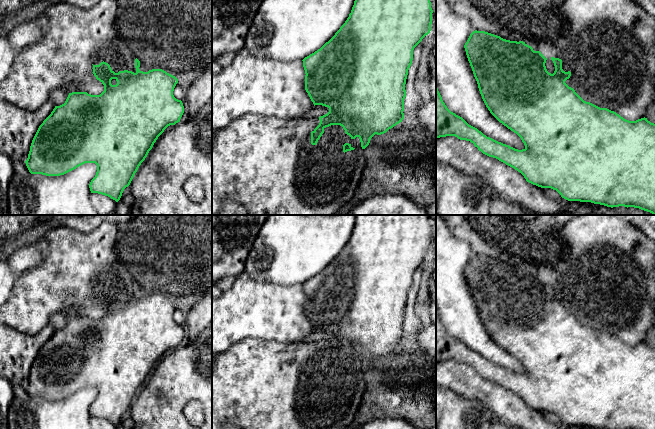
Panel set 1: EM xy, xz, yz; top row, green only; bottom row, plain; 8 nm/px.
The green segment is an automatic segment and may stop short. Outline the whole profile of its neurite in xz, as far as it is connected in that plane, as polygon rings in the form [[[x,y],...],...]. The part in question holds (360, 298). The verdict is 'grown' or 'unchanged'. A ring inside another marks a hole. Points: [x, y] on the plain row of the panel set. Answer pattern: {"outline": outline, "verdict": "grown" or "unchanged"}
{"outline": [[[355,215],[356,221],[349,241],[335,259],[326,266],[320,273],[305,281],[303,291],[305,294],[305,314],[308,317],[311,325],[315,329],[322,329],[329,332],[329,336],[319,341],[319,349],[311,356],[311,368],[316,369],[324,353],[331,349],[340,349],[345,354],[345,357],[355,363],[358,361],[361,366],[362,373],[365,373],[371,362],[377,358],[386,357],[404,343],[404,323],[406,321],[405,308],[408,299],[408,294],[413,284],[413,274],[428,259],[431,255],[432,237],[430,226],[430,215]]], "verdict": "unchanged"}

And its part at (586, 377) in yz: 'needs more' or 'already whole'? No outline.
already whole

